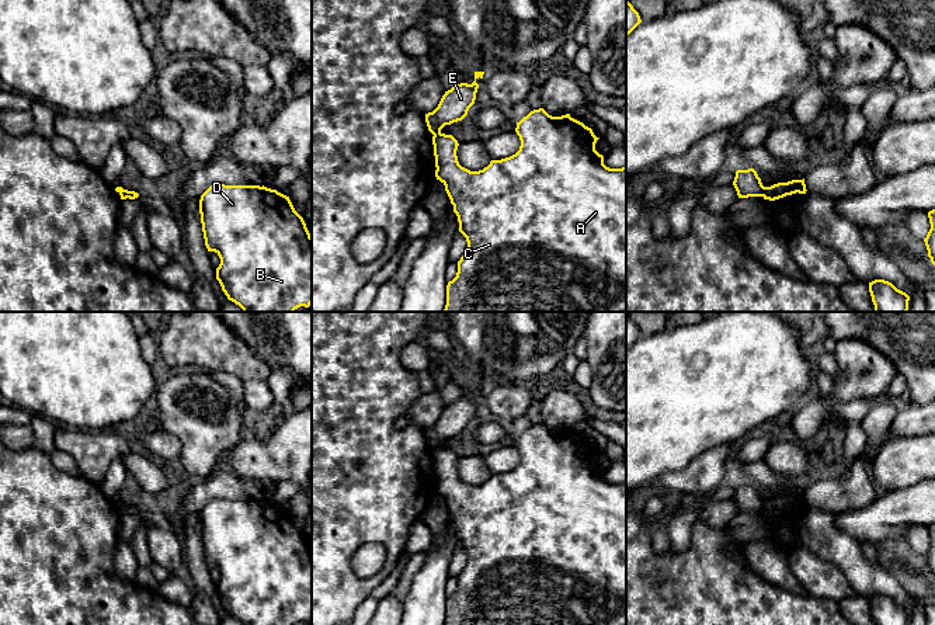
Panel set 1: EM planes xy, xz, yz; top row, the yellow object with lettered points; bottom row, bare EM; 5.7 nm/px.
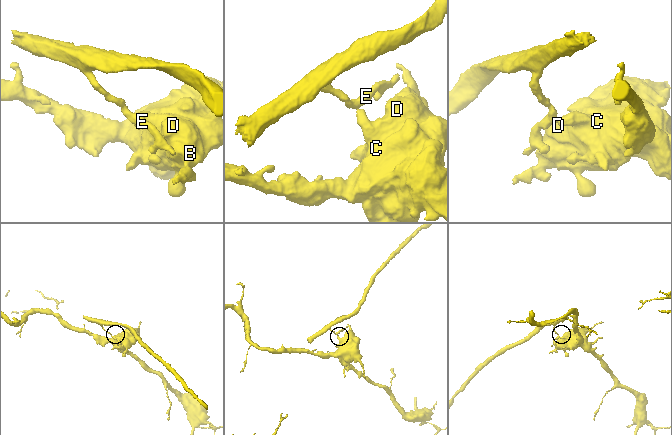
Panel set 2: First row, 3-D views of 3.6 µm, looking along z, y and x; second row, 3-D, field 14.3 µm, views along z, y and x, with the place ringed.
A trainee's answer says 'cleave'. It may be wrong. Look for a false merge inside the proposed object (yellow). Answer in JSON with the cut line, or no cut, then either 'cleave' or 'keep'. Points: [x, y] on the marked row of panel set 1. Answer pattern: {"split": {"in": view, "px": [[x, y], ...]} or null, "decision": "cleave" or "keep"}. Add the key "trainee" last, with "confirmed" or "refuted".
{"split": {"in": "yz", "px": [[765, 187], [761, 195]]}, "decision": "cleave", "trainee": "confirmed"}

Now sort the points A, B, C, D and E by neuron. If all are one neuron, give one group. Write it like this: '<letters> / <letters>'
A B C D / E

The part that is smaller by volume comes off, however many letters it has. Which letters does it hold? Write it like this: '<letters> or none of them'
E

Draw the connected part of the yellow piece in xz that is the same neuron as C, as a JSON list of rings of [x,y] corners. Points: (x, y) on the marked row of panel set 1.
[[[543,108],[531,111],[515,128],[519,136],[519,150],[505,159],[491,160],[487,167],[470,171],[458,162],[458,140],[452,135],[432,136],[435,156],[435,177],[445,191],[458,216],[459,232],[466,237],[468,247],[458,261],[456,277],[446,285],[444,312],[626,312],[626,166],[609,169],[604,156],[595,150],[597,138],[591,128],[570,117],[552,117]]]

